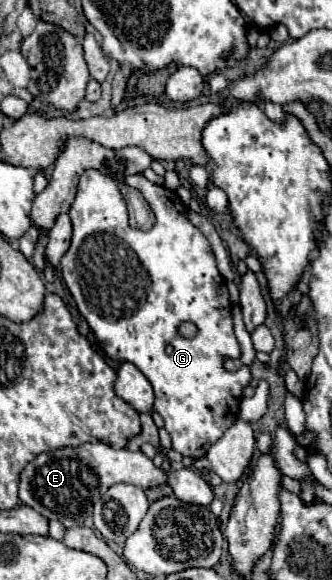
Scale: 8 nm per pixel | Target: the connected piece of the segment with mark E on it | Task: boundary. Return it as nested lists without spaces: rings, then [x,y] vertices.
[[[96,440],[96,442],[86,442],[82,446],[76,446],[76,448],[58,448],[52,452],[38,454],[32,462],[28,462],[28,466],[20,474],[18,498],[22,500],[22,504],[40,512],[44,518],[58,520],[66,528],[80,526],[84,518],[90,518],[94,502],[102,494],[106,494],[106,490],[112,484],[118,484],[118,482],[134,484],[144,490],[166,482],[168,486],[172,486],[176,498],[188,504],[196,504],[196,506],[210,506],[210,502],[214,500],[214,492],[210,484],[190,468],[164,474],[142,452],[130,452],[126,448],[120,448],[120,450],[104,448],[104,446],[108,444]]]

